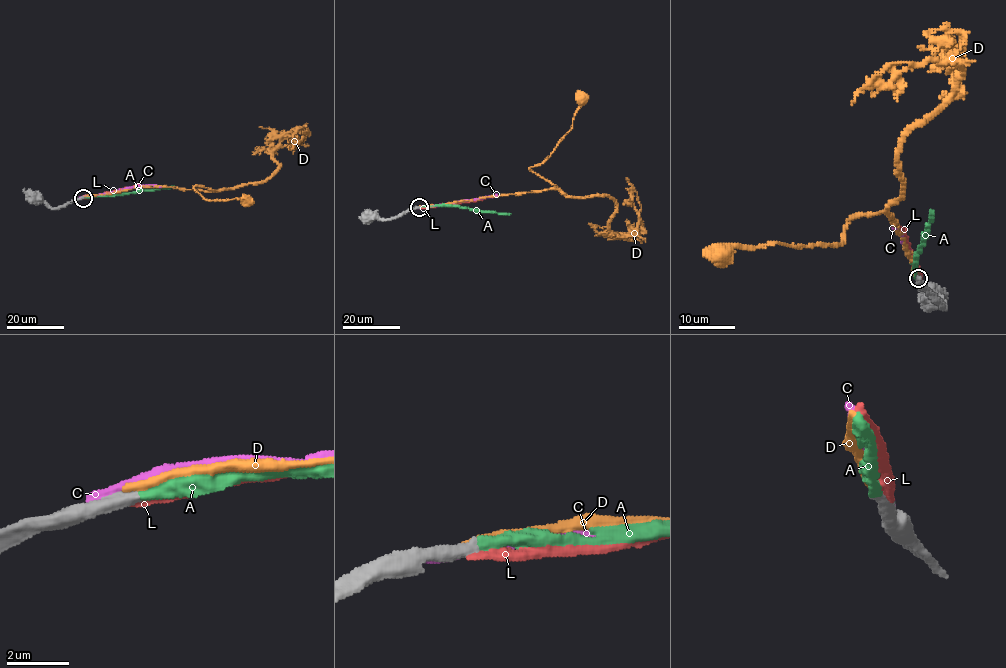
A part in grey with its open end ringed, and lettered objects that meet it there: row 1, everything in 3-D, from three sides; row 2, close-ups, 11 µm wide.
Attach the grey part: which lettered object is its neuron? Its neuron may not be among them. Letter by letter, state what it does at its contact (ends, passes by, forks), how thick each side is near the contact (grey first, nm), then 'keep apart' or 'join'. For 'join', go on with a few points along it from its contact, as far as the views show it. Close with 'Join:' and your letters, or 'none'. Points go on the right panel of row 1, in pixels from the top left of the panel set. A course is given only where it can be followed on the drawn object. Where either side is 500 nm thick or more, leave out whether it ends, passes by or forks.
A: it ends; calibres 420 and 420 nm; join; course (918, 278), (917, 255), (931, 209)
C: calibres 600 and 340 nm; keep apart
D: it ends; calibres 480 and 240 nm; keep apart
L: it ends; calibres 480 and 280 nm; keep apart
Join: A

